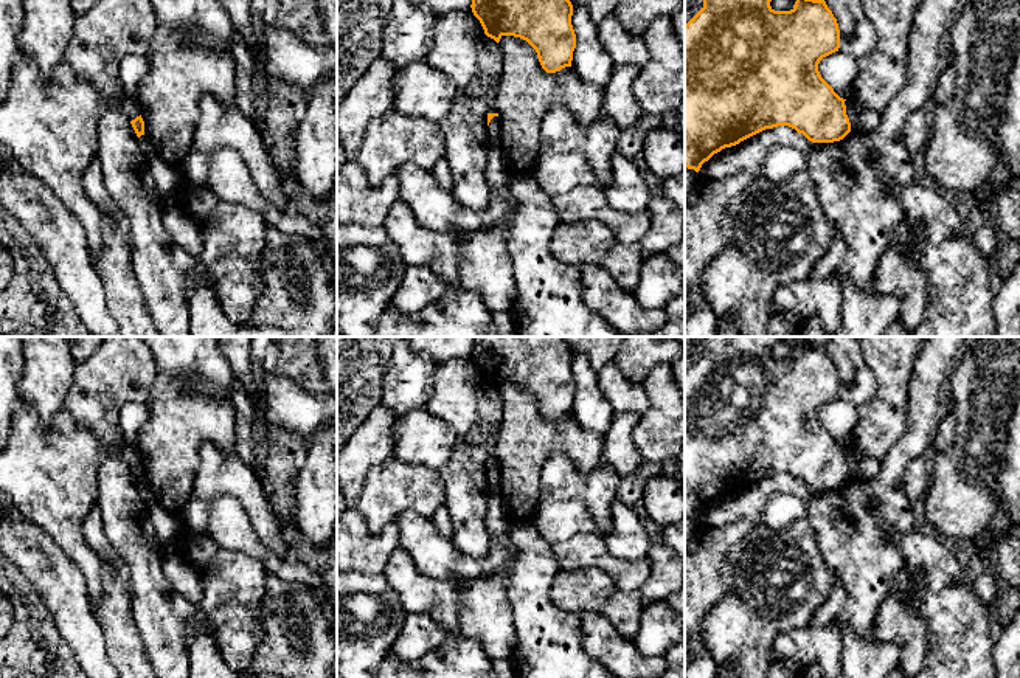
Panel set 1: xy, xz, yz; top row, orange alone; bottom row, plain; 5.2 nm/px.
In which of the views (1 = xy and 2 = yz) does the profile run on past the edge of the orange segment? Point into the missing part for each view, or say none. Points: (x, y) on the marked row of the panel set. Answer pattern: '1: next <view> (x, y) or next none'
1: next none
2: next none

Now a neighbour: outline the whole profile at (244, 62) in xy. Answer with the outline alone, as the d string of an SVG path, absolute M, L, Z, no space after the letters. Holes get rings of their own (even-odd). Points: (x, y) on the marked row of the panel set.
M239 33L233 39L230 54L234 59L234 106L245 116L253 118L253 81L256 78L256 61L252 48Z

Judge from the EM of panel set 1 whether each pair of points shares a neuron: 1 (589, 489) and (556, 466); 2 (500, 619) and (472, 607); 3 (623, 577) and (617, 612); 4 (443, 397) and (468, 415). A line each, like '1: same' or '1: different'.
1: same
2: same
3: different
4: same

